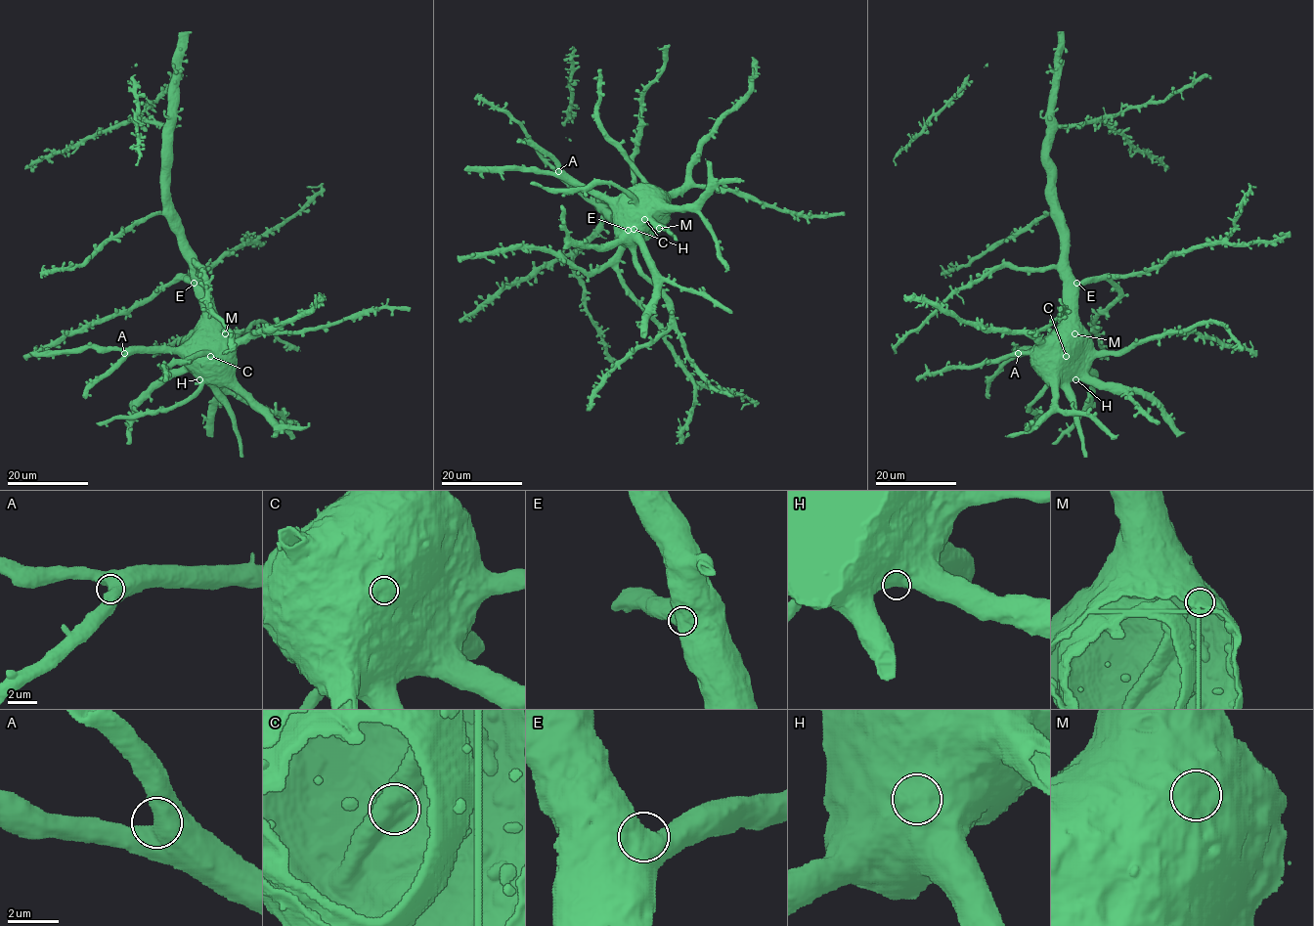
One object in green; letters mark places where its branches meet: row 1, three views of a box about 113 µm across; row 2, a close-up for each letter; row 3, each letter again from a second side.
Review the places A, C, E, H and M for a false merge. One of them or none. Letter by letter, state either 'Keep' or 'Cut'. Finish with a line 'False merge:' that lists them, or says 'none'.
A: Keep
C: Keep
E: Keep
H: Keep
M: Keep
False merge: none

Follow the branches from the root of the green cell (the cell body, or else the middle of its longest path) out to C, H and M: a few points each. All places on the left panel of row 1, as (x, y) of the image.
C: (215, 318), (223, 326), (223, 334), (217, 337), (217, 349), (210, 356)
H: (215, 318), (220, 322), (219, 356), (199, 379)
M: (215, 318), (222, 325), (225, 333)

